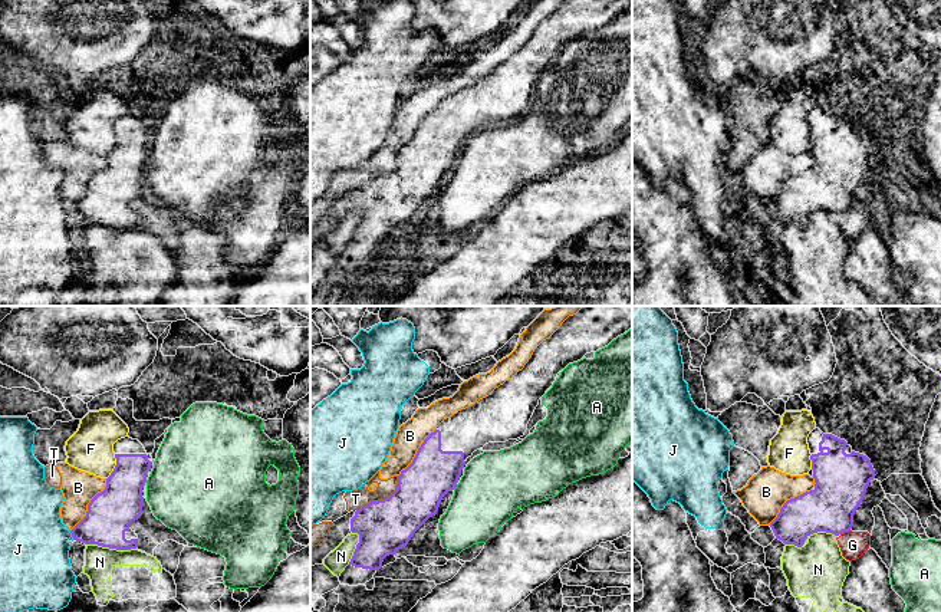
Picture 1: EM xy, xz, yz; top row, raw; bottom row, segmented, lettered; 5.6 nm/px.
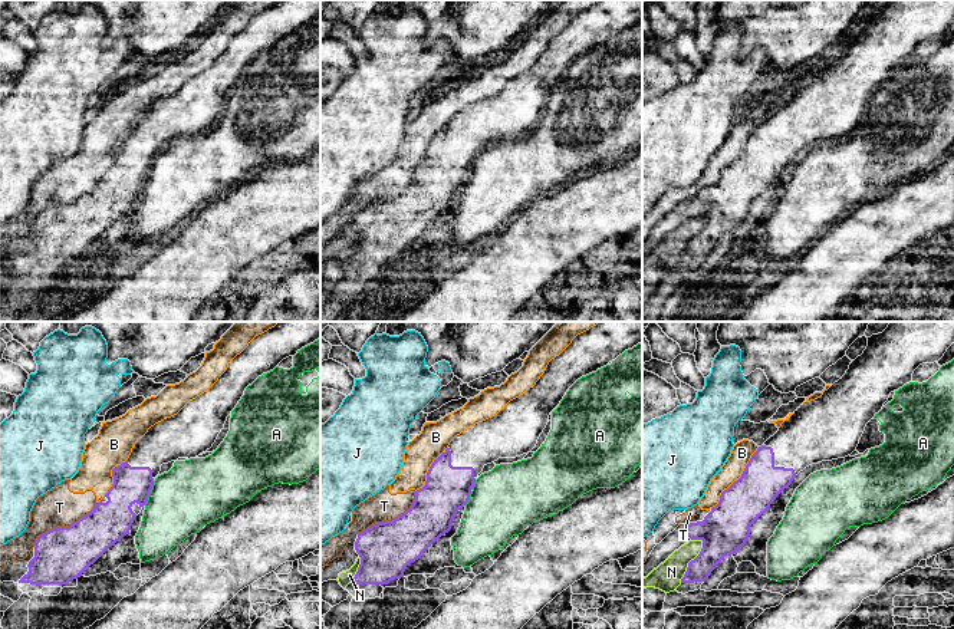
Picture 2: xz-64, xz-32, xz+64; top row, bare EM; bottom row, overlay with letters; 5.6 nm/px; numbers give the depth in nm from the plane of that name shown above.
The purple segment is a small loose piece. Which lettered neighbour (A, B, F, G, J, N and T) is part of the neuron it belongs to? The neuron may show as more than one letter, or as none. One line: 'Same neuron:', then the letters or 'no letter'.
Same neuron: no letter

